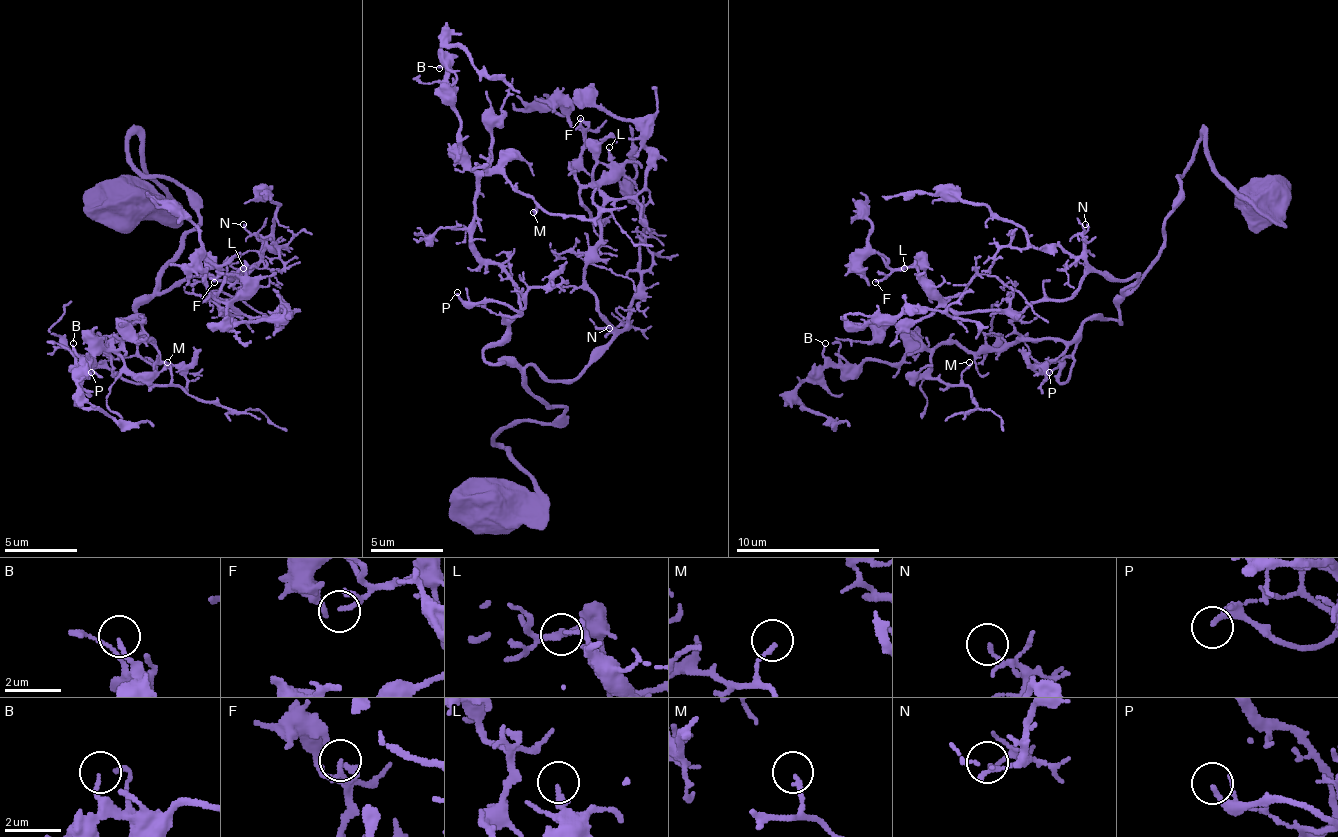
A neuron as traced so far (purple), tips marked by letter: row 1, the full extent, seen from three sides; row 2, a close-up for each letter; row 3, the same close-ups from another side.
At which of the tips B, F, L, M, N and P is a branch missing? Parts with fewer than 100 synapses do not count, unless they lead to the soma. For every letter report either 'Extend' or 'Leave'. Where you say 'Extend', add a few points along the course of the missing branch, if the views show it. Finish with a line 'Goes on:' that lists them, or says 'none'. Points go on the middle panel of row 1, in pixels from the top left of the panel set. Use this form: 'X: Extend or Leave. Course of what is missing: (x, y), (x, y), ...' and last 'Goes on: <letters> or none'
B: Leave
F: Leave
L: Leave
M: Leave
N: Leave
P: Extend. Course of what is missing: (457, 292), (479, 259), (442, 216), (410, 209), (421, 198), (414, 158), (388, 144), (377, 111), (392, 71)
Goes on: P

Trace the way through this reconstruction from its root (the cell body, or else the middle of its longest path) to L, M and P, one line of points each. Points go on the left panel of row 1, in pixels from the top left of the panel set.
L: (131, 199), (167, 195), (134, 134), (199, 221), (160, 293), (246, 271), (236, 311), (243, 268)
M: (131, 199), (167, 195), (134, 134), (199, 224), (116, 318), (152, 340), (105, 351), (149, 383), (167, 362)
P: (131, 199), (167, 195), (134, 134), (131, 159), (199, 224), (116, 318), (142, 322), (138, 347), (91, 372)

